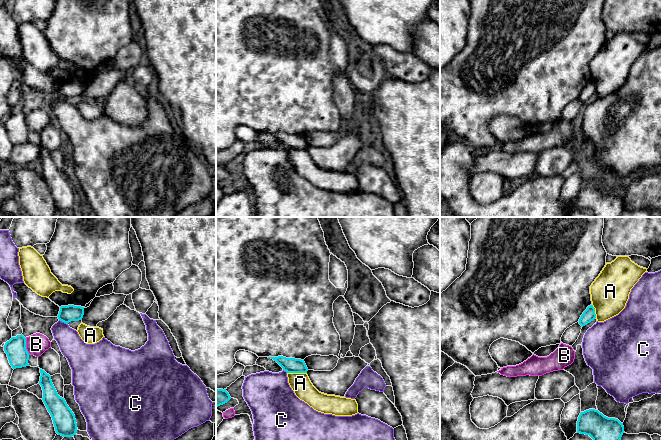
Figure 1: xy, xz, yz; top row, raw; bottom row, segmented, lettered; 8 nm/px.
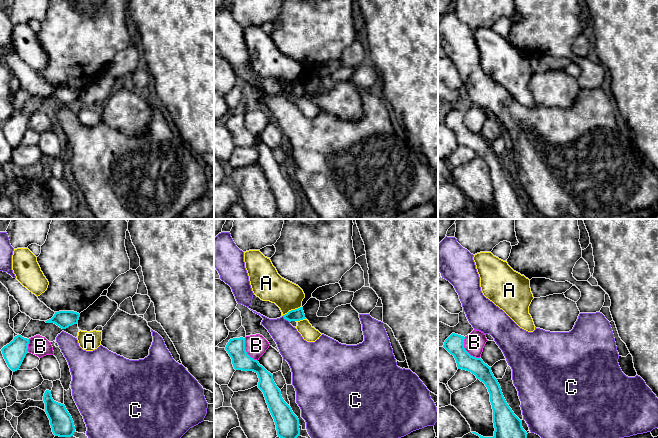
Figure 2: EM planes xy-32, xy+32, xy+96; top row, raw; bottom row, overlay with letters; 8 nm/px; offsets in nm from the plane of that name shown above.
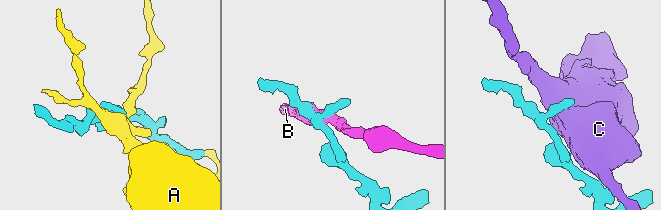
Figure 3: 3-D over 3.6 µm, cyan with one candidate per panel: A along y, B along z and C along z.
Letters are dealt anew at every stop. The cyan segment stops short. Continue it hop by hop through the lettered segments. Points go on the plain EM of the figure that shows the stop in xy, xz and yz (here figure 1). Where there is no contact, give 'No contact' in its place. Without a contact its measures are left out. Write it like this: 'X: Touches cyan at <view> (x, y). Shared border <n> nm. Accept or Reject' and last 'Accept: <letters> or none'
A: Touches cyan at xz (297, 148). Shared border 160 nm. Reject
B: Touches cyan at xy (25, 122). Shared border 140 nm. Reject
C: Touches cyan at xy (63, 97). Shared border 80 nm. Reject
Accept: none

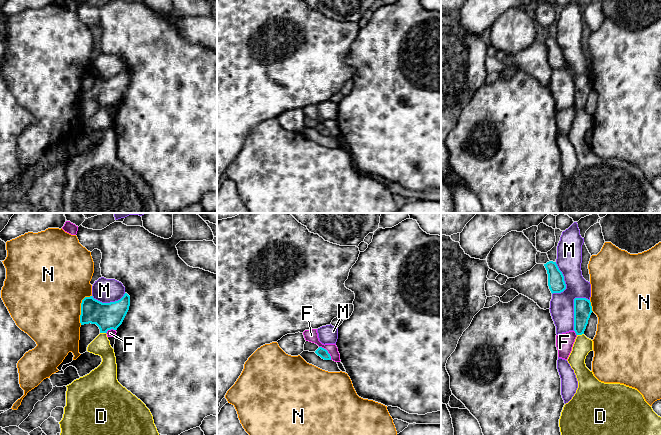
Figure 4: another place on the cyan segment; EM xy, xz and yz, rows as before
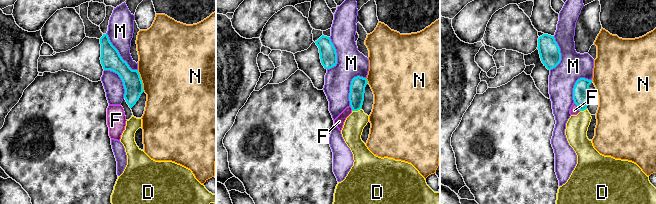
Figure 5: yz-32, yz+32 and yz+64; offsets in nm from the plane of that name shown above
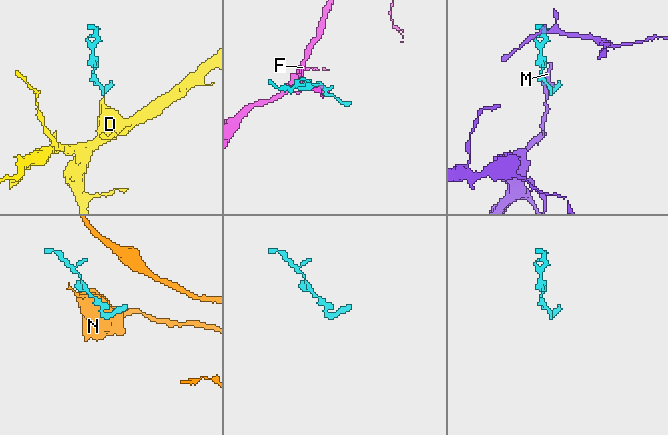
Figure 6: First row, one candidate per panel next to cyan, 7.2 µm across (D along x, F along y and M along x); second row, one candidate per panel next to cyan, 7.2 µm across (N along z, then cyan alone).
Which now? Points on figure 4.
D: Touches cyan at yz (580, 110). Shared border 60 nm. Accept
F: Touches cyan at xz (327, 127). Shared border 150 nm. Reject
M: Touches cyan at yz (574, 85). Shared border 280 nm. Reject
N: Touches cyan at xy (81, 84). Shared border 260 nm. Reject
Accept: D

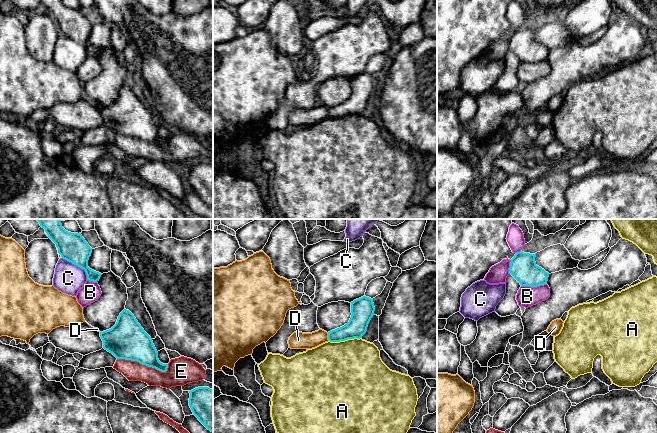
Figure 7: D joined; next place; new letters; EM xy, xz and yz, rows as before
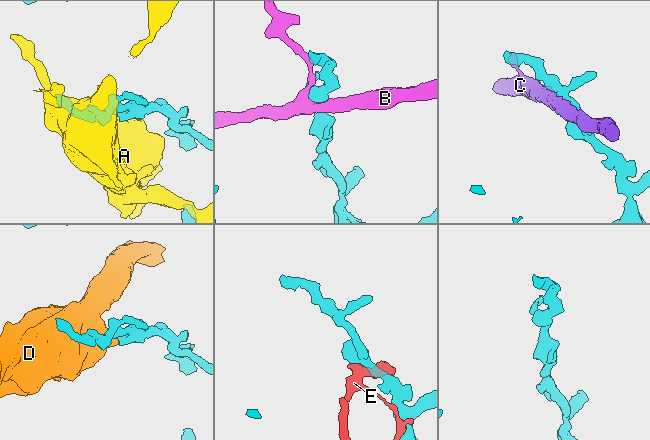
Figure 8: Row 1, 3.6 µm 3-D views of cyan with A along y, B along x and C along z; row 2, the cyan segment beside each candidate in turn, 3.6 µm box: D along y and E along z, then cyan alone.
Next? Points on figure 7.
A: Touches cyan at xz (344, 116). Shared border 260 nm. Reject
B: Touches cyan at yz (533, 62). Shared border 200 nm. Reject
C: Touches cyan at xy (78, 42). Shared border 280 nm. Reject
D: Touches cyan at xz (328, 113). Shared border 70 nm. Reject
E: Touches cyan at xy (143, 140). Shared border 420 nm. Reject
Accept: none

